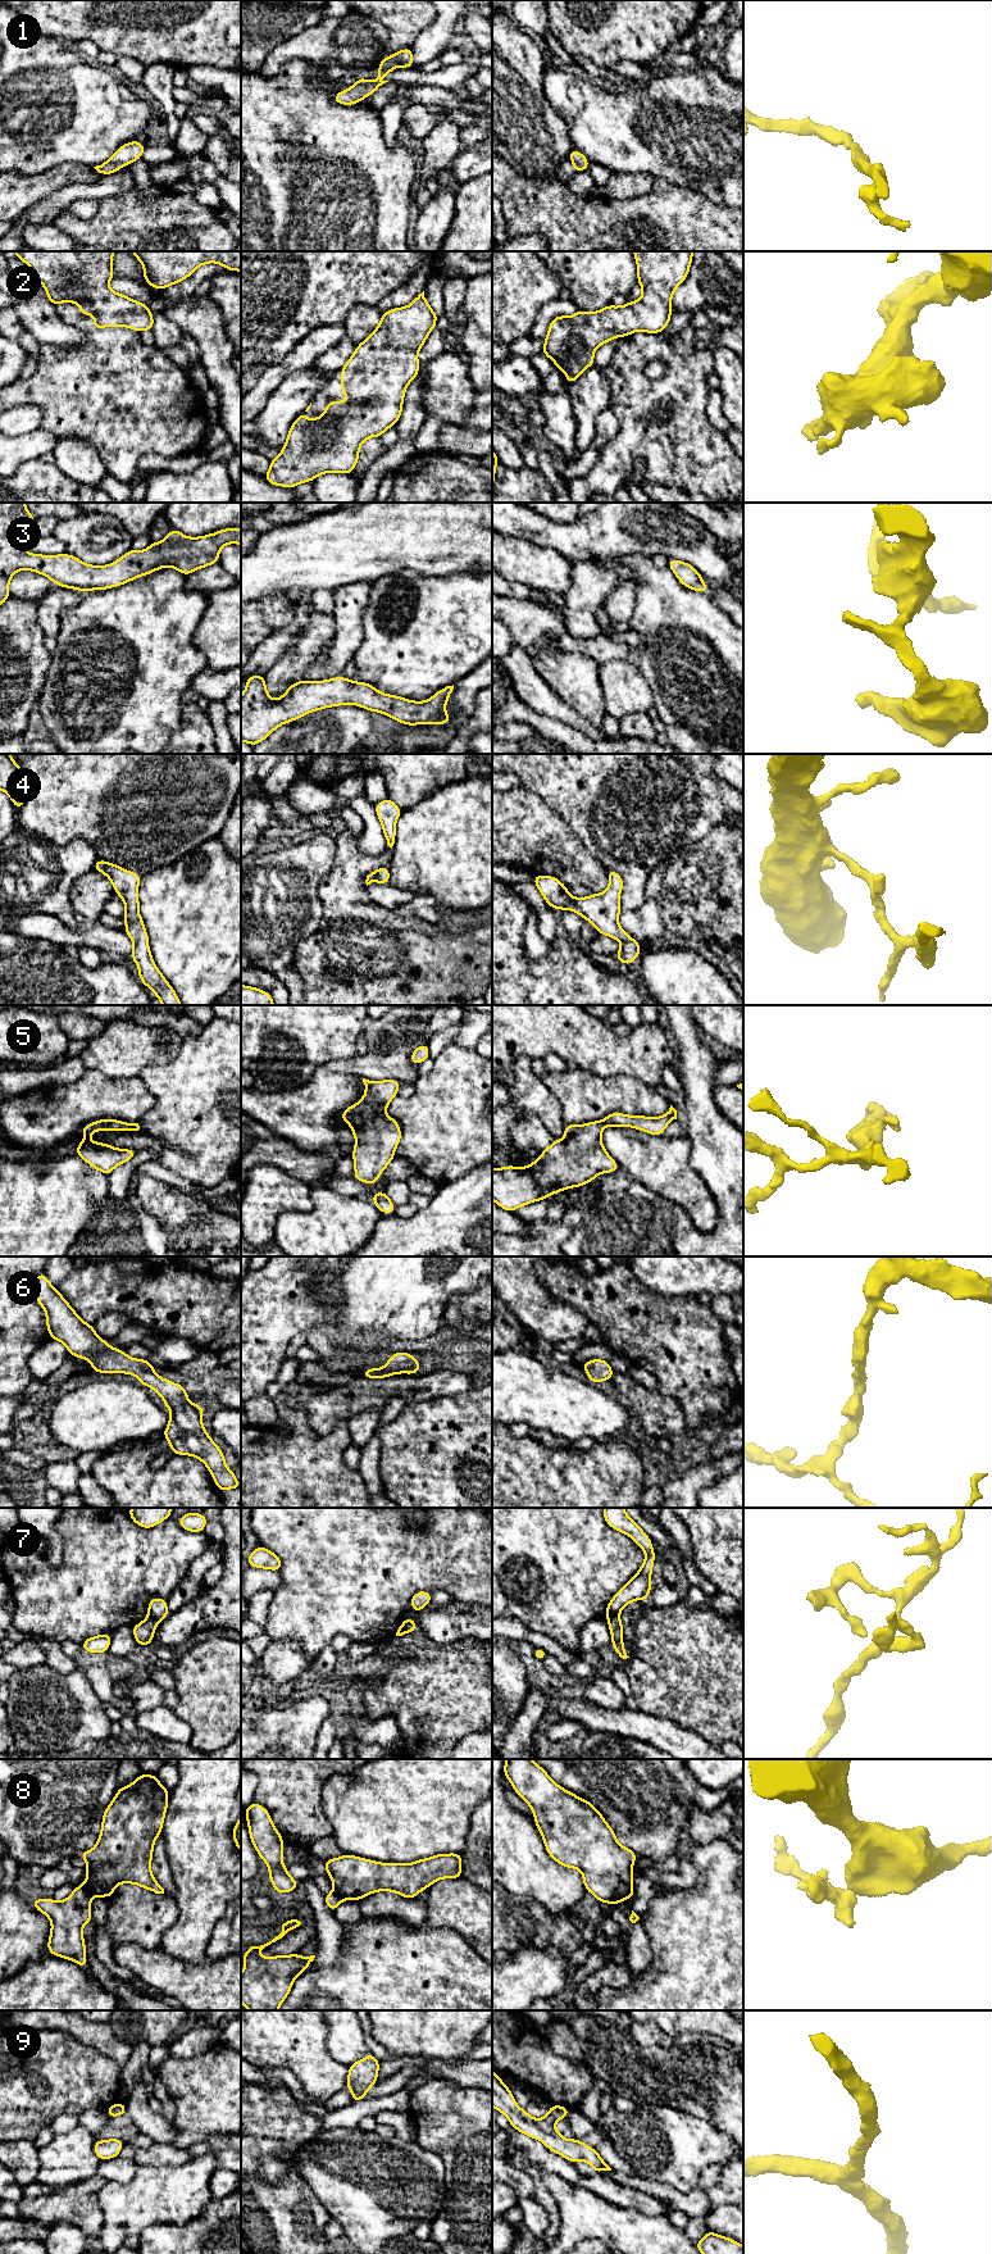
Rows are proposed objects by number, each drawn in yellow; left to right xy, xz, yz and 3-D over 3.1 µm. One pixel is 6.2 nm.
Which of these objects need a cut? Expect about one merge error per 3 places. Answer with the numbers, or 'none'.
7, 8

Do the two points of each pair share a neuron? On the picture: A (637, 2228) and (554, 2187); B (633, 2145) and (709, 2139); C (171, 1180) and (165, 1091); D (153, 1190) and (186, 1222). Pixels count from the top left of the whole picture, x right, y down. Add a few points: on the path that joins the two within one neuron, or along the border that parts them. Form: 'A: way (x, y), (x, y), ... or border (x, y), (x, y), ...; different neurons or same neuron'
A: way (617, 2227), (605, 2221), (586, 2216), (574, 2204); same neuron
B: way (653, 2144), (690, 2144); same neuron
C: border (141, 1163), (158, 1160), (177, 1175), (198, 1185); different neurons
D: way (160, 1198), (178, 1214); same neuron

